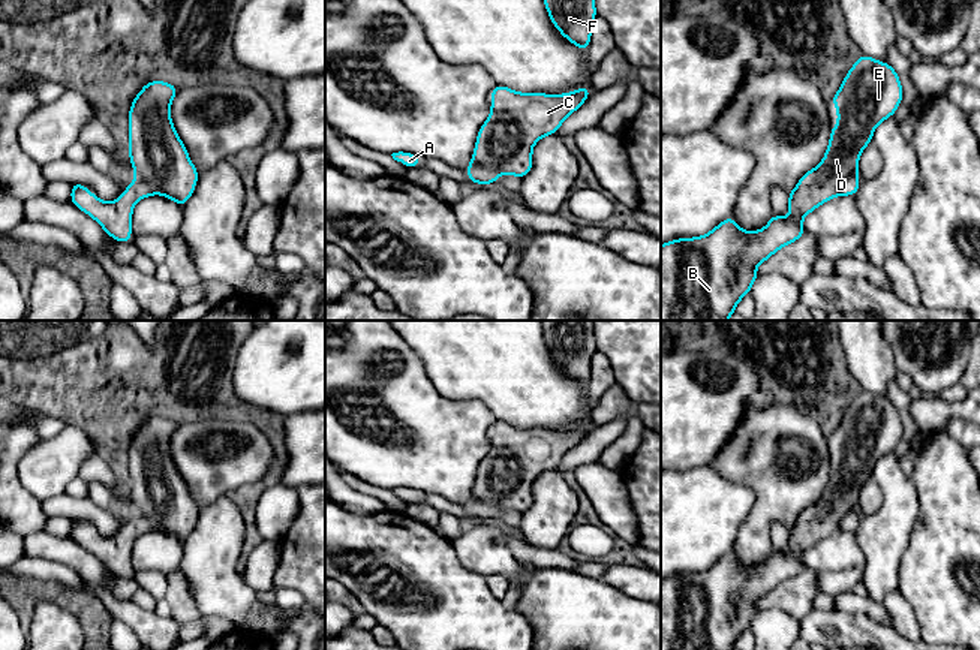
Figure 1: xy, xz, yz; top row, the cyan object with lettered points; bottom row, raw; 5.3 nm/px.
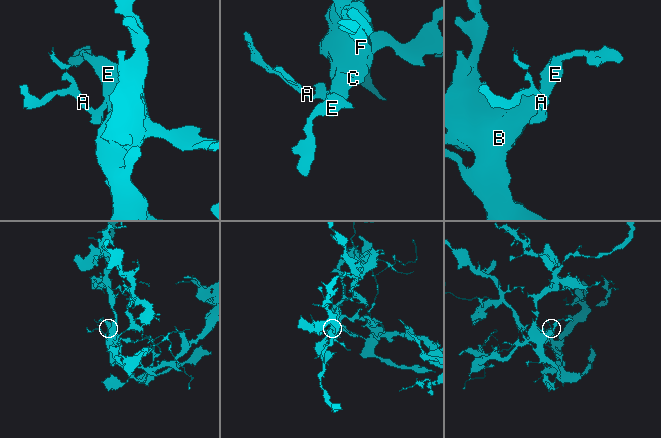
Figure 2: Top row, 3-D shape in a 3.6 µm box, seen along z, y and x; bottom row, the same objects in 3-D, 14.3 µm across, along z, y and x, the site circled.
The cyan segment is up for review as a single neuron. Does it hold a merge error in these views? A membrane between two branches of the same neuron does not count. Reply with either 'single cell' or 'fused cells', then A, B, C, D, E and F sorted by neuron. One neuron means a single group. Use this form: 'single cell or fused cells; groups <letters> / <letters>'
single cell; groups A B C D E F

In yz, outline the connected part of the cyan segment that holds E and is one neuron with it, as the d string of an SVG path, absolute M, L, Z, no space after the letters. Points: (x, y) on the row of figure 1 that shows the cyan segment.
M862 54L830 99L838 111L838 126L830 127L830 142L821 163L805 172L788 193L788 219L773 213L764 229L746 232L730 216L706 235L671 240L661 246L661 321L728 321L758 279L757 265L806 235L802 225L806 214L838 195L857 195L860 154L872 142L877 126L893 117L902 97L896 70L889 63Z

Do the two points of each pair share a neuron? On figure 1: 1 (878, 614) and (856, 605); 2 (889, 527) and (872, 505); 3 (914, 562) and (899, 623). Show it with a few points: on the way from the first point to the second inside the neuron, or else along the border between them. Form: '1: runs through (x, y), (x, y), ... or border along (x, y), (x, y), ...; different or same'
1: runs through (872, 610), (862, 605); same
2: border along (871, 478), (881, 494), (881, 505), (860, 517); different
3: border along (898, 589), (911, 605), (922, 629); different

